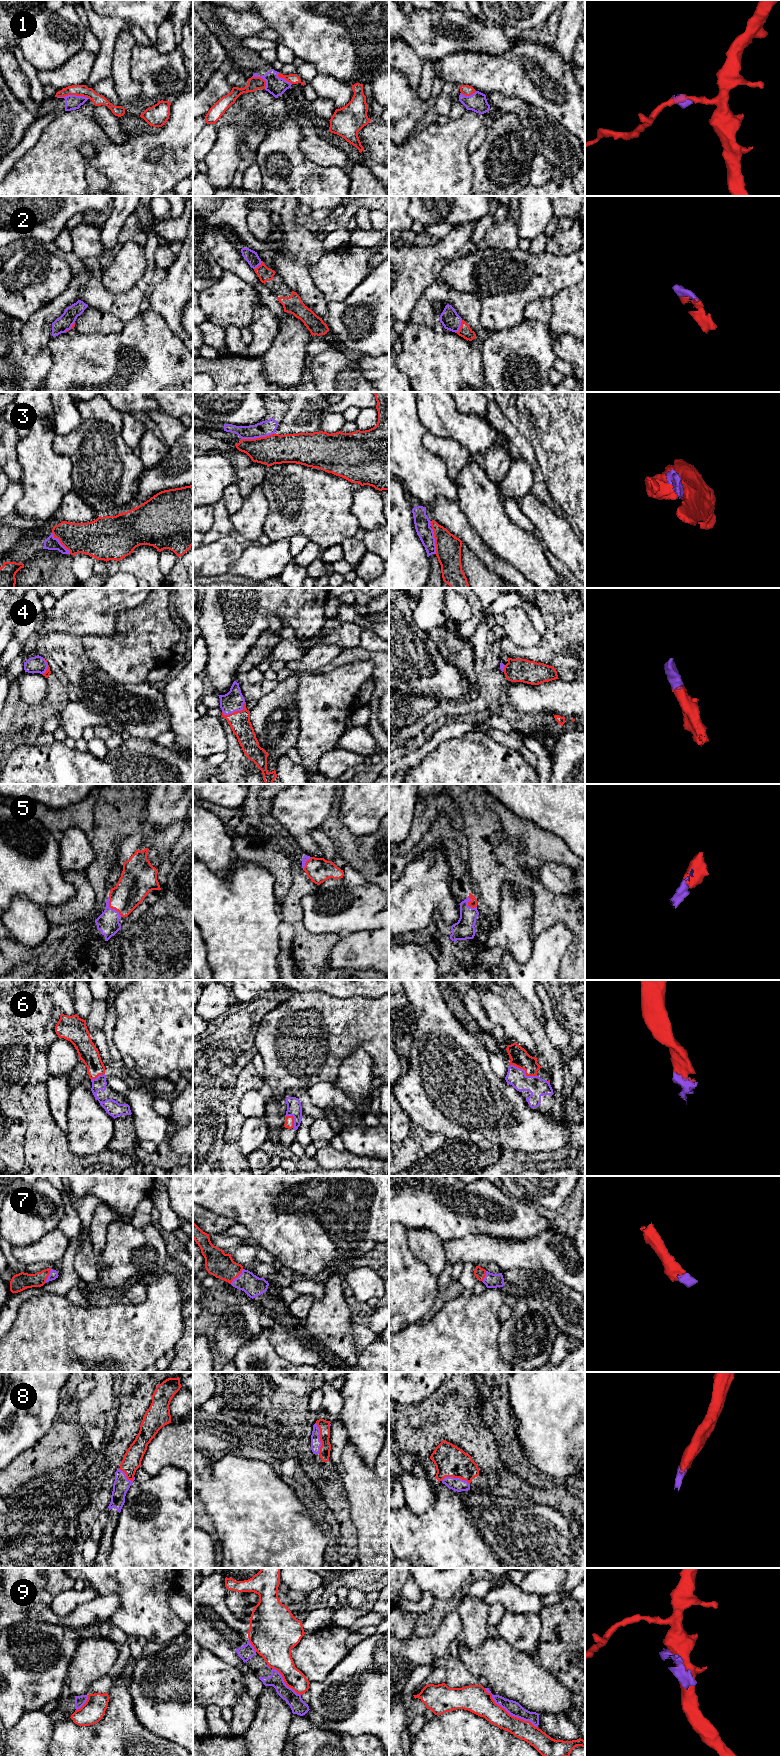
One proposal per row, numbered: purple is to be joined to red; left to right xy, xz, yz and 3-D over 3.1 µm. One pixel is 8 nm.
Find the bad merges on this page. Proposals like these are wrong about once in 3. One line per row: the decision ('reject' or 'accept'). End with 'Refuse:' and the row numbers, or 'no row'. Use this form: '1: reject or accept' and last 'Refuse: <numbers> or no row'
1: reject
2: accept
3: reject
4: accept
5: accept
6: accept
7: accept
8: accept
9: reject
Refuse: 1, 3, 9

